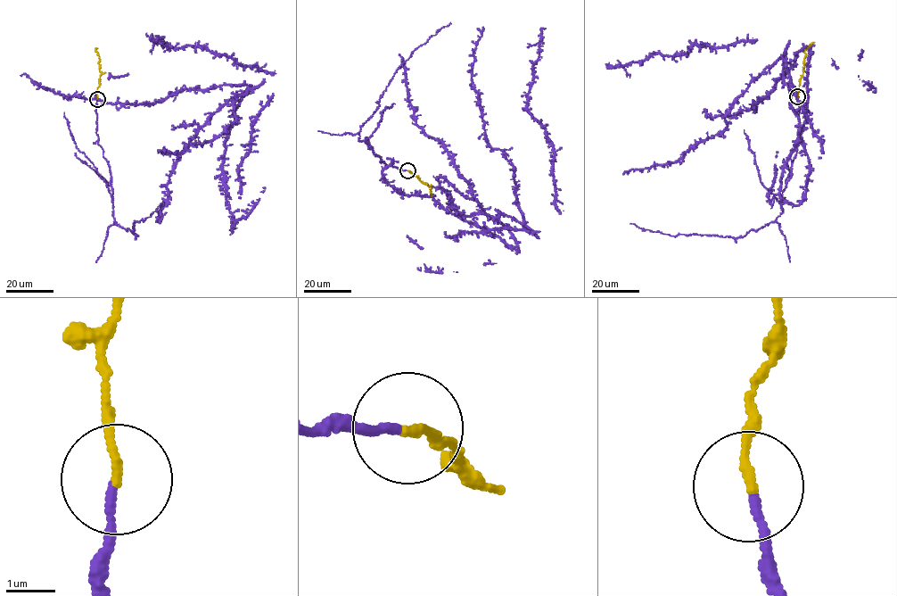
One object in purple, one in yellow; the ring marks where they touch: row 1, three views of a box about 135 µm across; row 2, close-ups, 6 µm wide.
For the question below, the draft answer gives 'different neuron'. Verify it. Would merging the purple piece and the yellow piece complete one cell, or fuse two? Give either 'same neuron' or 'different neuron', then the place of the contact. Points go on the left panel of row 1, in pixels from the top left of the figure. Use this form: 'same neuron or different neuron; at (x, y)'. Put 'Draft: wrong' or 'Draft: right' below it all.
same neuron; at (97, 99)
Draft: wrong

